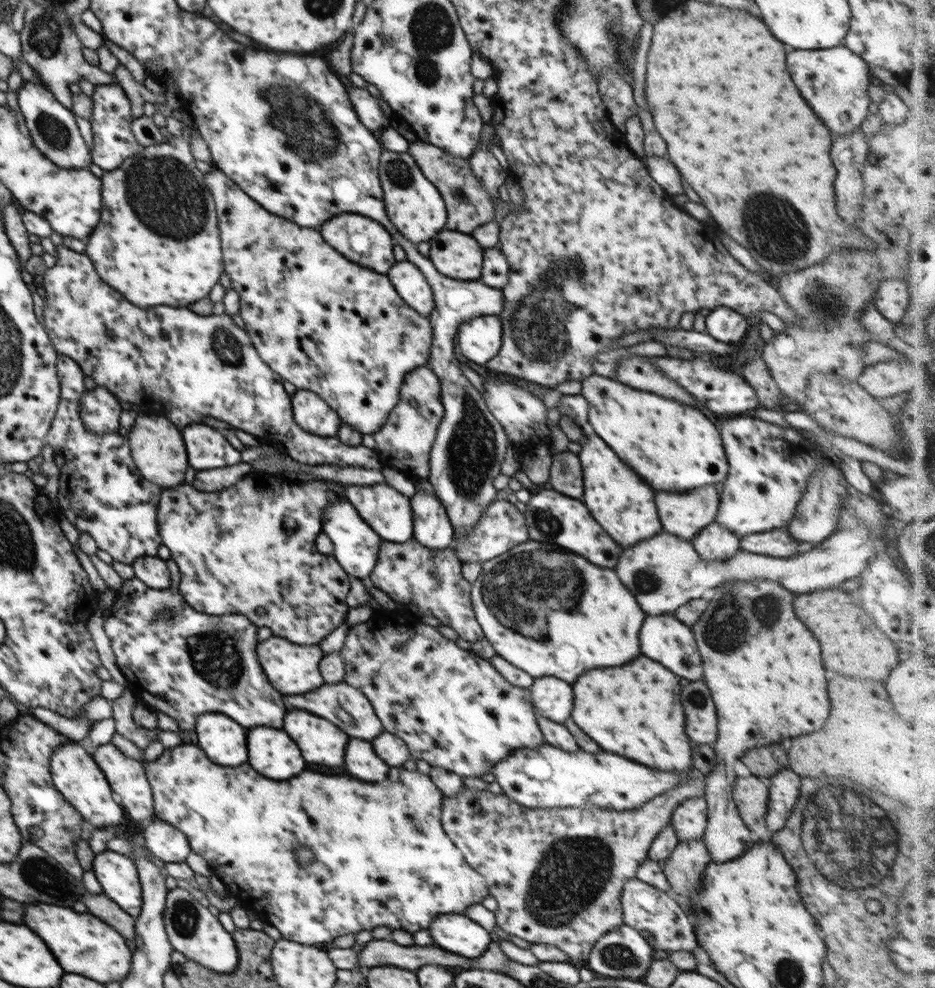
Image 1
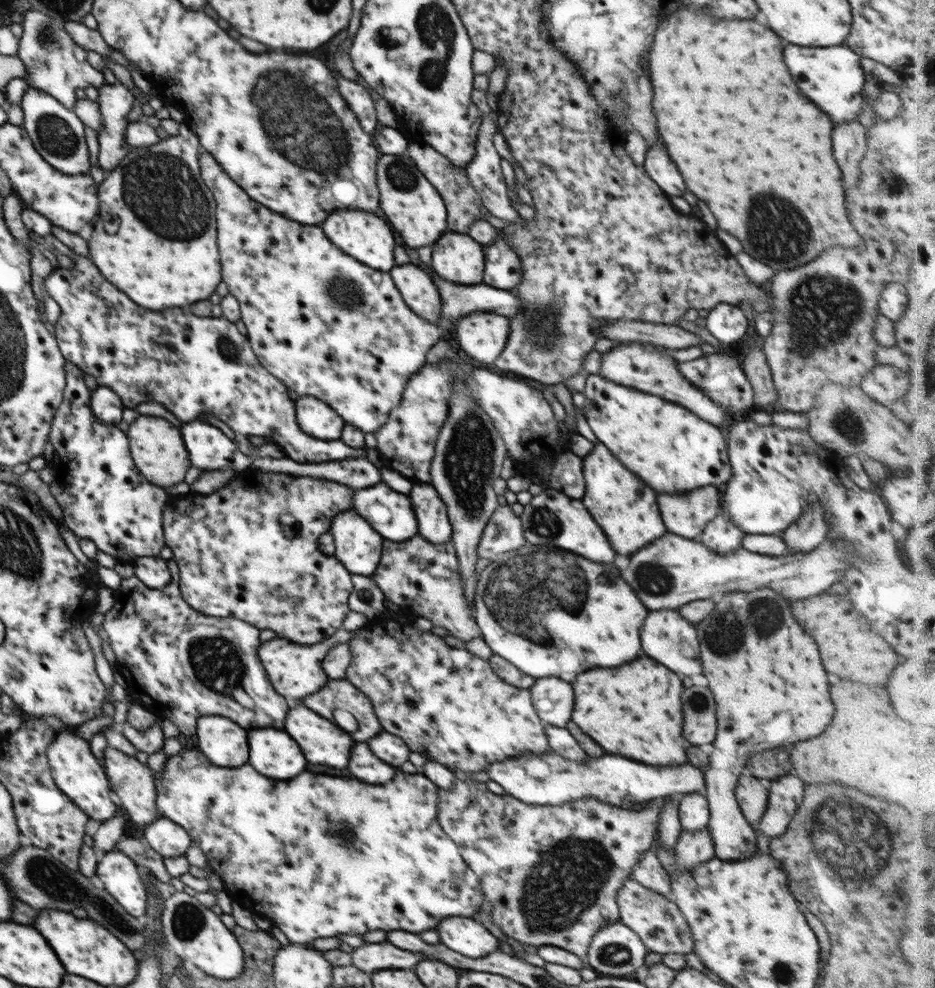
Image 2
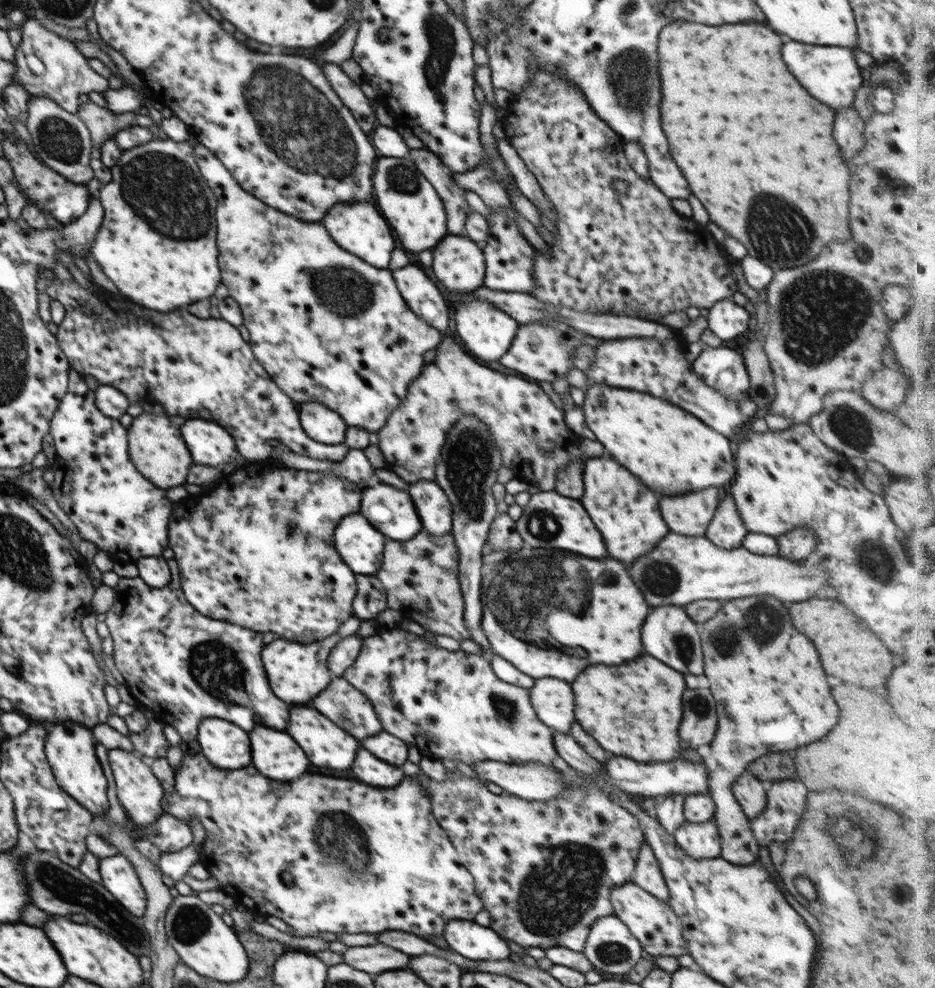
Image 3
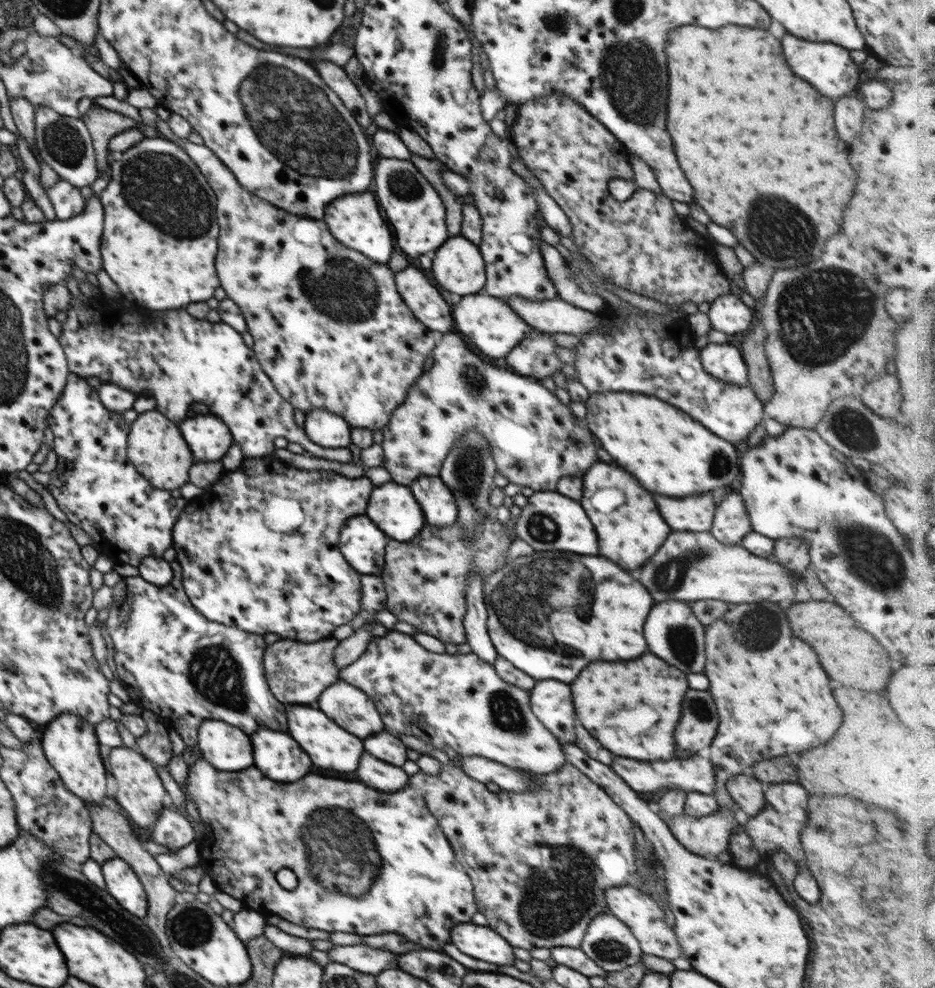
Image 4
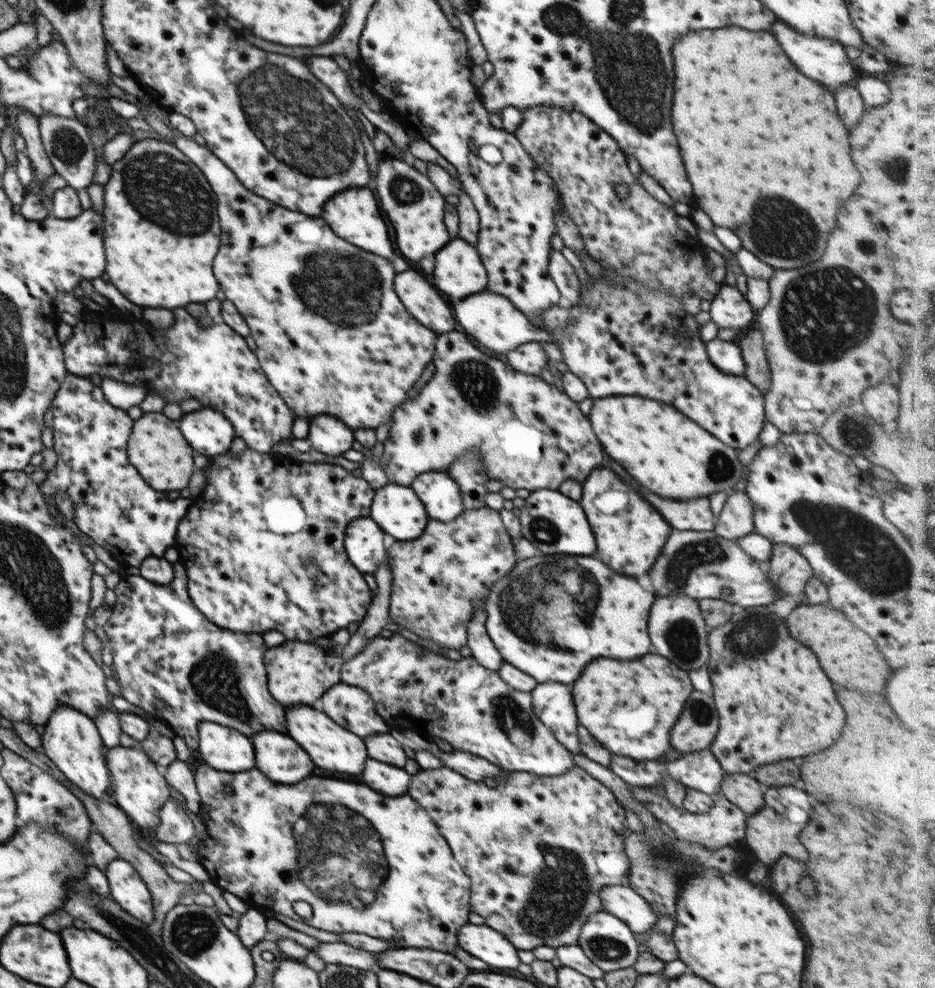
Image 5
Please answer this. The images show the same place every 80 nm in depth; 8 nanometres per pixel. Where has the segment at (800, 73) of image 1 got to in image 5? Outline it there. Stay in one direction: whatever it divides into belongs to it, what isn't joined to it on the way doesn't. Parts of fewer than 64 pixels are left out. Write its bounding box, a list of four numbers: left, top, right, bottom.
[772,20,854,90]

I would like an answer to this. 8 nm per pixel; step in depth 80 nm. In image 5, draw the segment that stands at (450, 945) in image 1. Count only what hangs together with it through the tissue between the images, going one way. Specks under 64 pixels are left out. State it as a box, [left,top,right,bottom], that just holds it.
[458,924,518,968]

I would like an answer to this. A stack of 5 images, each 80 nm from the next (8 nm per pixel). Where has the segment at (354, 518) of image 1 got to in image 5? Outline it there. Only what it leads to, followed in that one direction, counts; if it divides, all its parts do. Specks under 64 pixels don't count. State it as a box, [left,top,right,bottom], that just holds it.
[345,517,388,573]

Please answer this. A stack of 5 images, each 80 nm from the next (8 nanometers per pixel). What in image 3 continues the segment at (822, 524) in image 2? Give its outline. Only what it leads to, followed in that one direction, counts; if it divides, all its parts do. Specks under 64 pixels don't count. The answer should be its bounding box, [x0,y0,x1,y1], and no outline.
[777,526,817,562]

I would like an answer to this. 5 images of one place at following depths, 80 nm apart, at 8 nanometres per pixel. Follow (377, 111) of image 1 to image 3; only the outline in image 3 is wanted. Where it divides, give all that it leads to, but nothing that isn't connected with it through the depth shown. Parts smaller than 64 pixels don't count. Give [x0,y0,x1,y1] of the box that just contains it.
[321,63,378,134]

